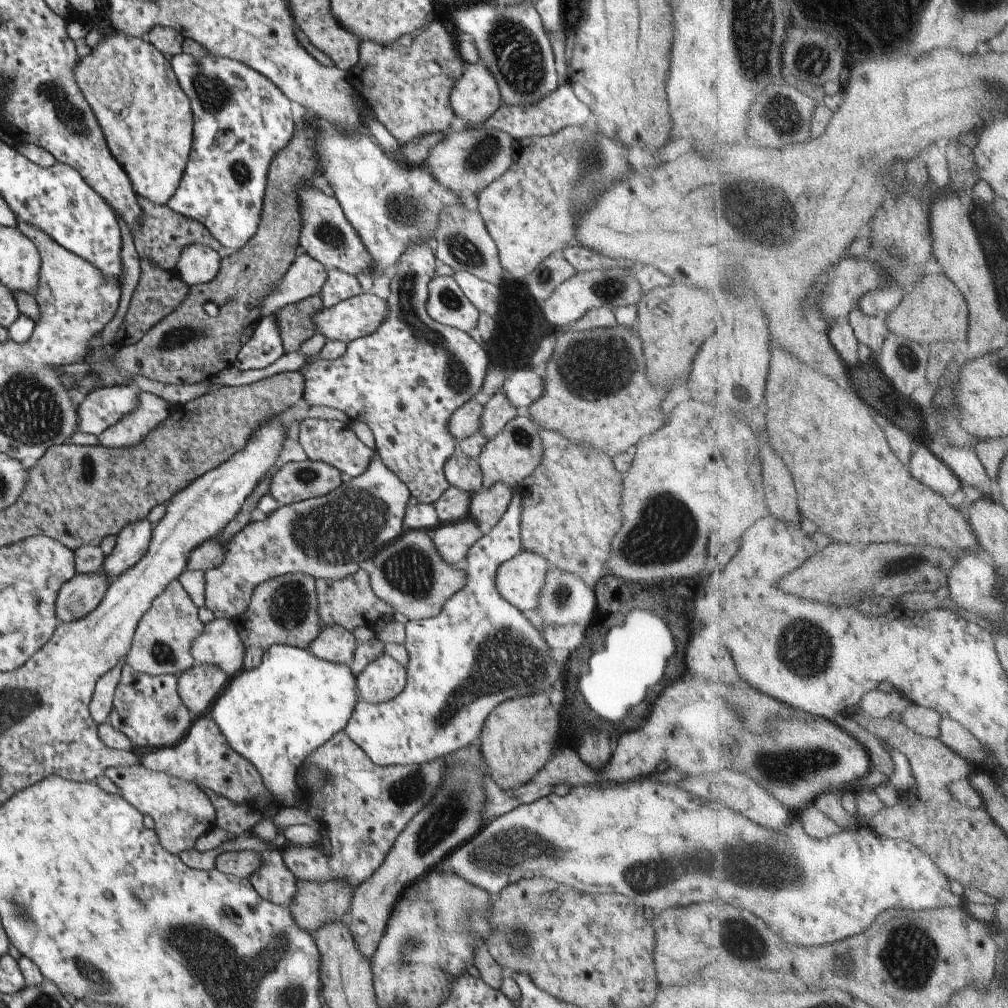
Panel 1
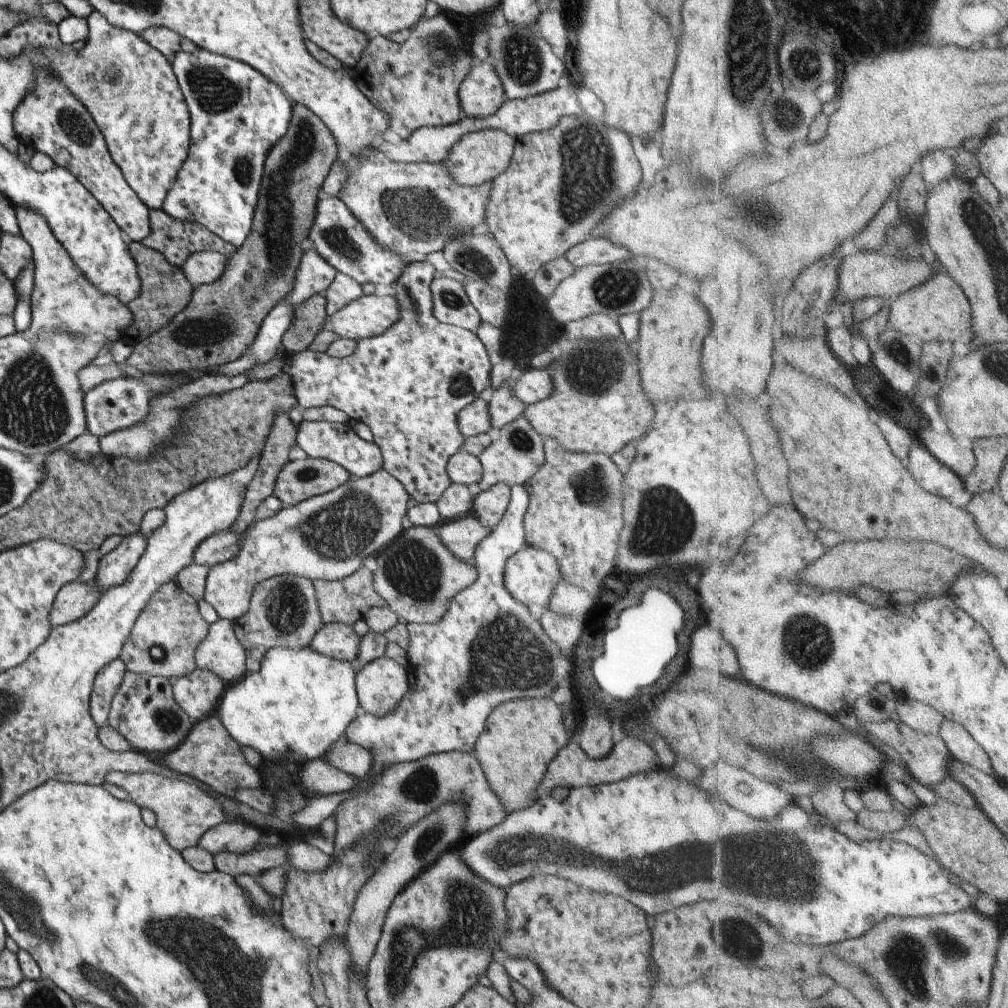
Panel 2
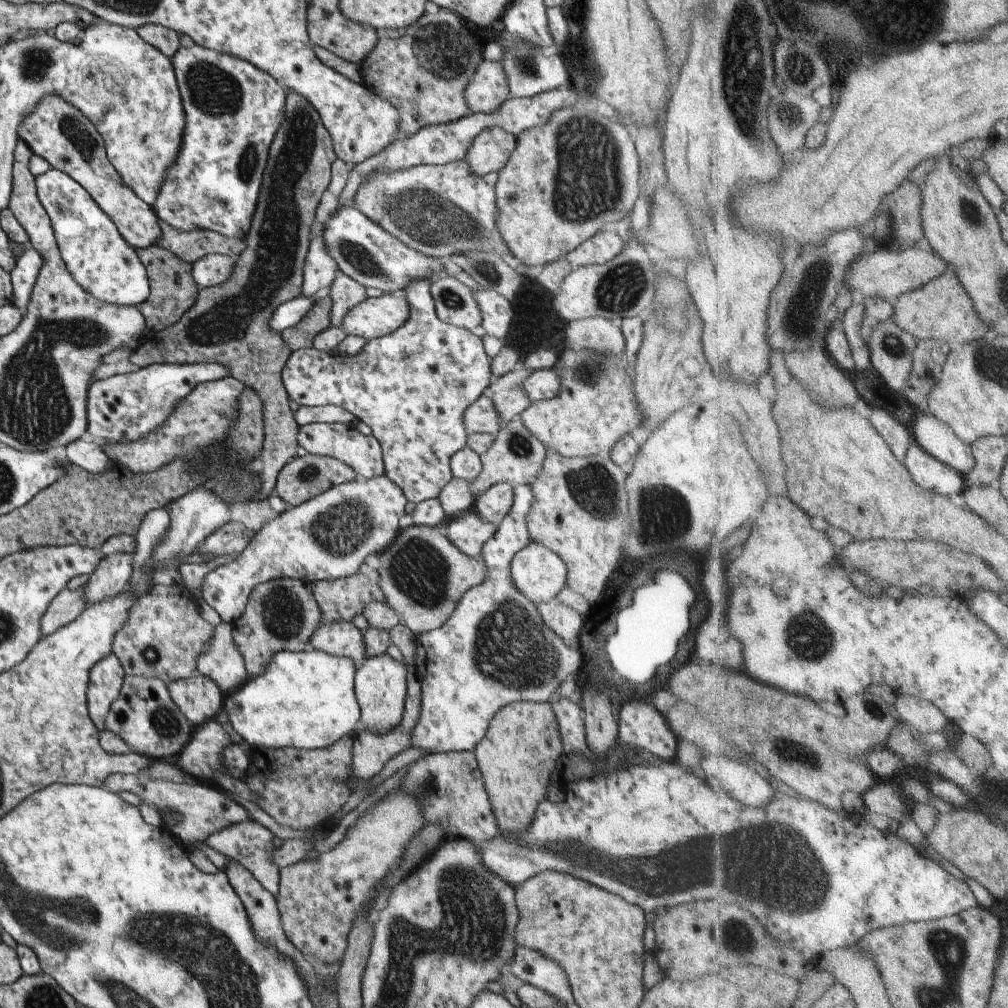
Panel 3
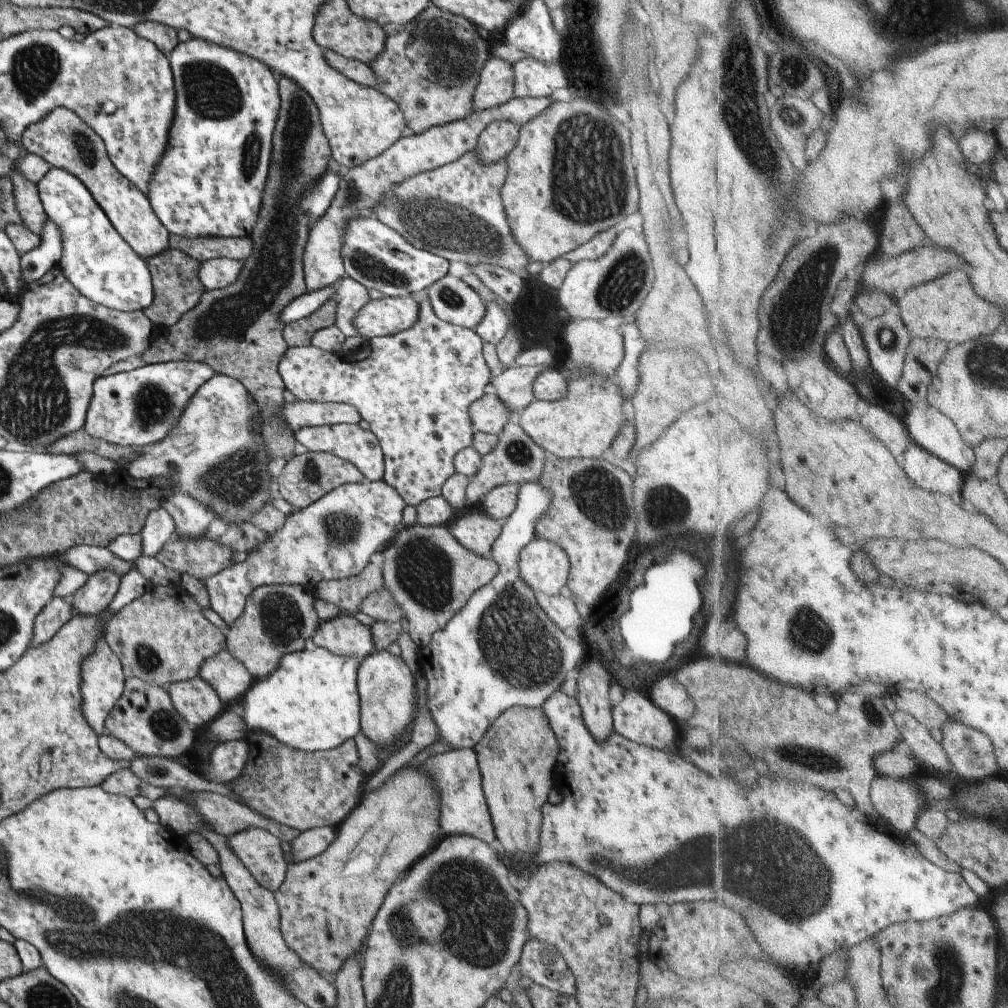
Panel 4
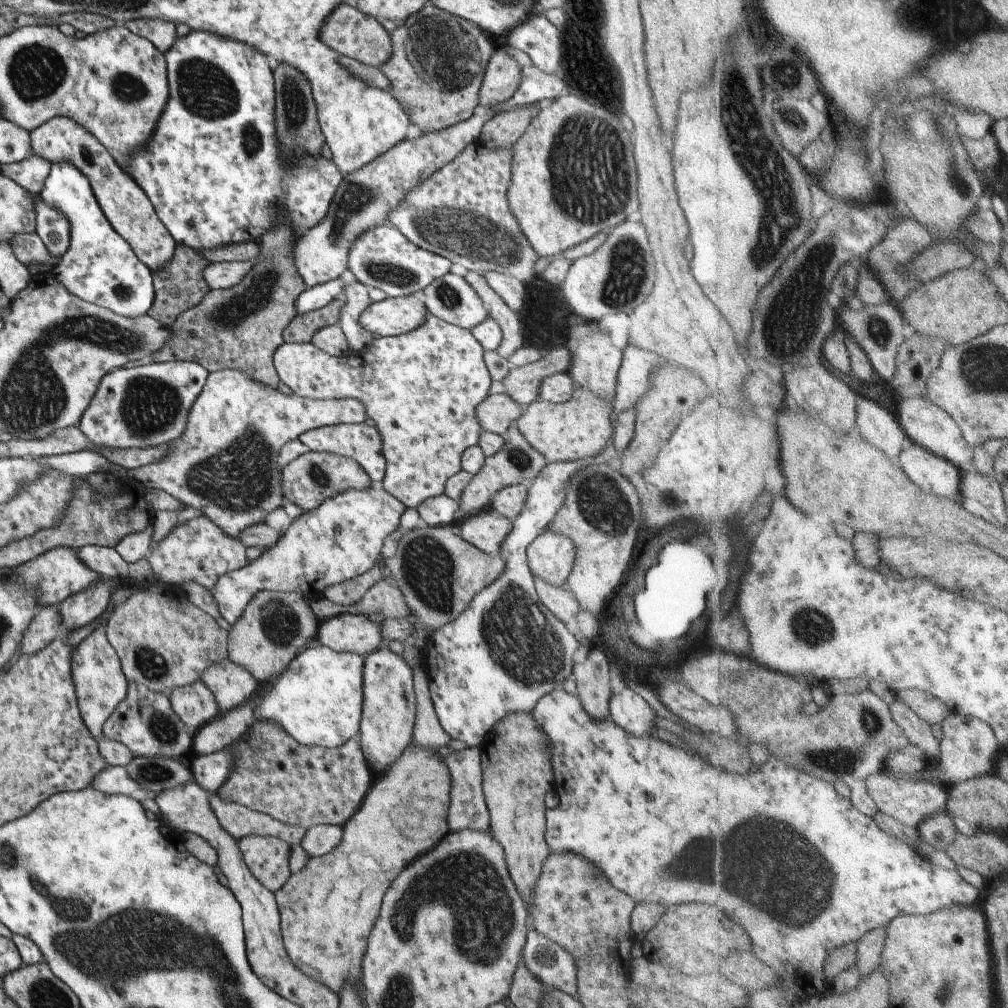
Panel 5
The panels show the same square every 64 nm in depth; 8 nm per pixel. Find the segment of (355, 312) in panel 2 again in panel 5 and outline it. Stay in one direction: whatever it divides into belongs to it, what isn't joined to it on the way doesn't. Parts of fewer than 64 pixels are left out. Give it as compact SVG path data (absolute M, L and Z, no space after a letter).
M405 295L369 303L358 319L374 337L396 337L420 327L427 312L417 298Z

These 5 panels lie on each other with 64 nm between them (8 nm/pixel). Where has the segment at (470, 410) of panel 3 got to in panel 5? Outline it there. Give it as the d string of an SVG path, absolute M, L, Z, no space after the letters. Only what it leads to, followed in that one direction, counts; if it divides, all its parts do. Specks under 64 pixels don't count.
M507 393L487 395L486 399L476 406L476 417L481 430L502 436L523 413L522 406L510 399Z

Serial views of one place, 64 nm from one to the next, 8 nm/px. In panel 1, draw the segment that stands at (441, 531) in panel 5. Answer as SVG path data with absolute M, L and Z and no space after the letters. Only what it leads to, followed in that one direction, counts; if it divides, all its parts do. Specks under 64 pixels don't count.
M408 530L378 550L371 559L373 570L368 575L371 591L407 620L436 616L443 604L465 586L465 572L439 558L429 535L430 531Z

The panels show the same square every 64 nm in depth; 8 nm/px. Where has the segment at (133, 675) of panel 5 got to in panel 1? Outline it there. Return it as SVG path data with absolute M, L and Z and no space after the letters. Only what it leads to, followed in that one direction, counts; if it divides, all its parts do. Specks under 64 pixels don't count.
M178 578L169 582L159 594L149 609L141 616L135 626L135 631L125 654L123 663L131 666L135 672L149 675L173 674L181 675L192 668L193 662L189 654L189 644L193 638L201 634L203 624L197 617L197 608L179 584Z

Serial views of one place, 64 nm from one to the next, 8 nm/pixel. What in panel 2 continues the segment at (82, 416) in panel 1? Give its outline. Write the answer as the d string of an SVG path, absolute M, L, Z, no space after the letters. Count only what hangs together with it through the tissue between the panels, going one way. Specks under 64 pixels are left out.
M141 373L139 376L120 376L104 380L90 388L82 396L86 432L95 435L98 439L111 435L114 431L128 429L142 423L150 410L150 401L163 392L172 393L172 390L187 383L187 374Z

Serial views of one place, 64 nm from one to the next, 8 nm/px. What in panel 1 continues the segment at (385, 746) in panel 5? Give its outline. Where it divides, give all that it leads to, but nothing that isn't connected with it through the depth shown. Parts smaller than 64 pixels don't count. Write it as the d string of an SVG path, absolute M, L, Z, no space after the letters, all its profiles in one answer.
M382 653L373 658L354 678L359 695L365 702L384 702L397 696L406 682L406 668Z

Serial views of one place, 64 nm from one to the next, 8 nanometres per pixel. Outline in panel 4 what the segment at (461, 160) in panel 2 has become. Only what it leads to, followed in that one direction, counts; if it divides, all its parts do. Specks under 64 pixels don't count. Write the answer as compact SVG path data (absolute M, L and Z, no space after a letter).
M494 120L487 123L473 148L478 159L483 164L489 164L506 158L517 142L519 129L520 126L513 121Z

